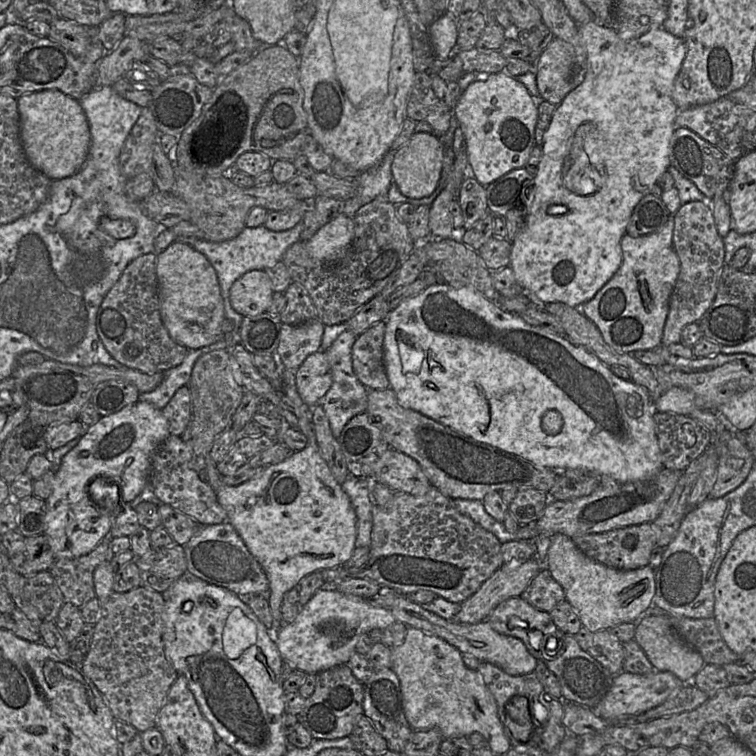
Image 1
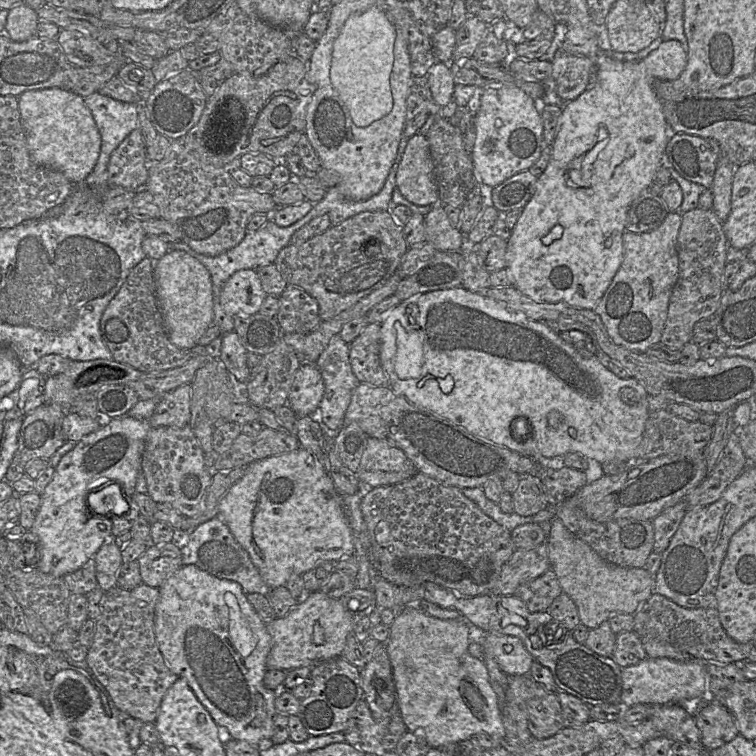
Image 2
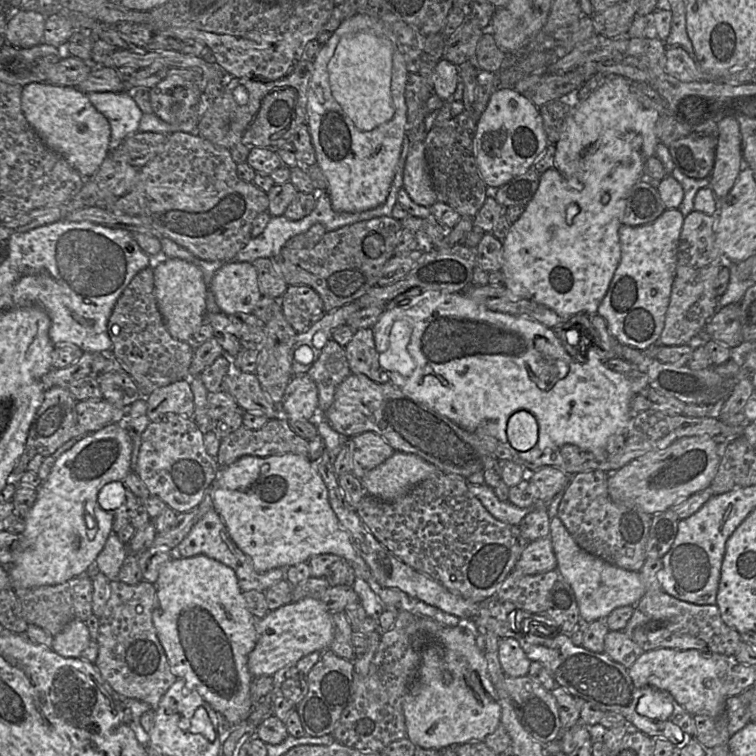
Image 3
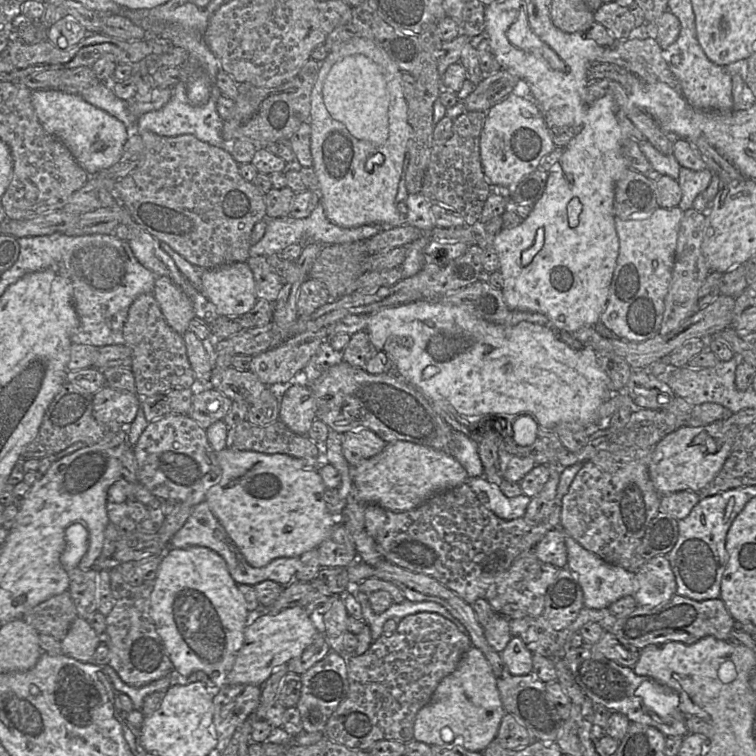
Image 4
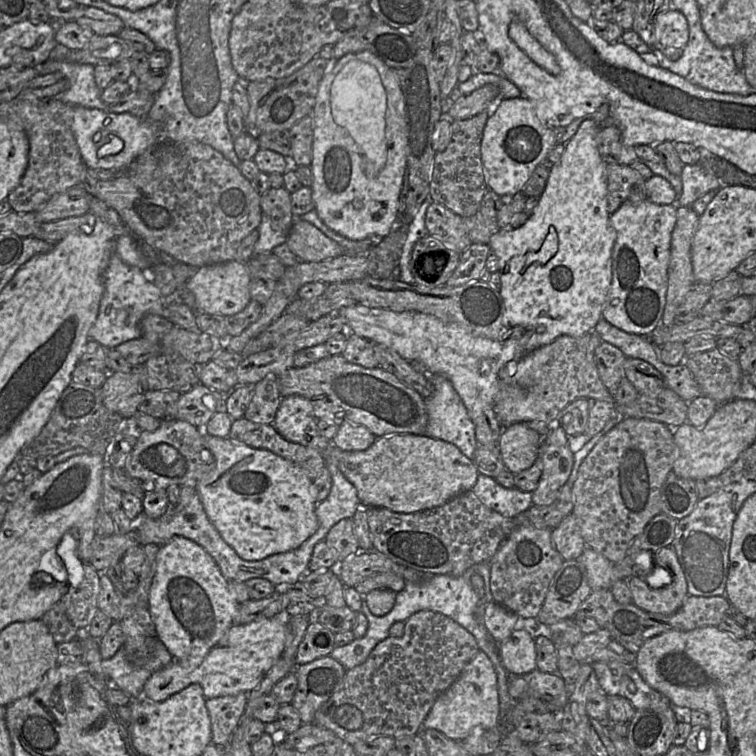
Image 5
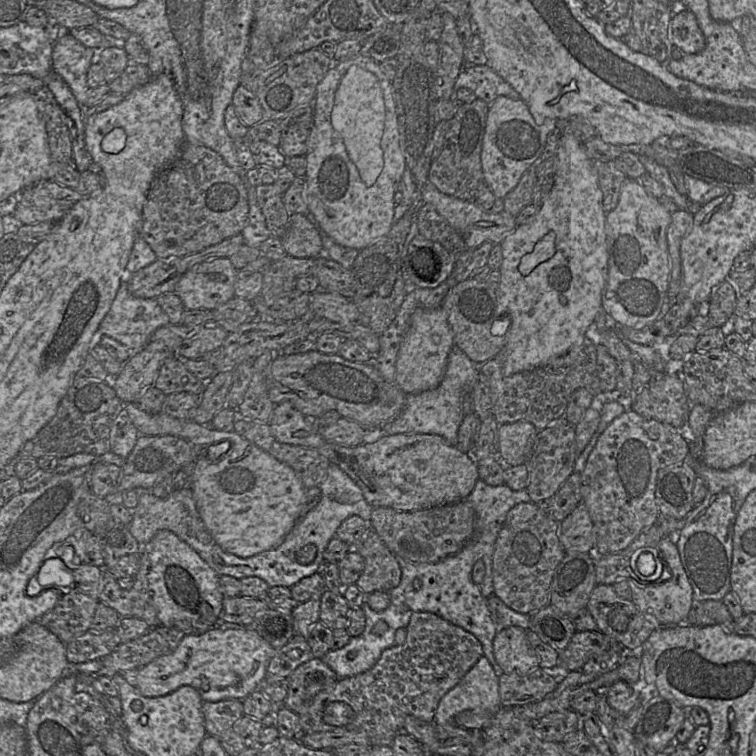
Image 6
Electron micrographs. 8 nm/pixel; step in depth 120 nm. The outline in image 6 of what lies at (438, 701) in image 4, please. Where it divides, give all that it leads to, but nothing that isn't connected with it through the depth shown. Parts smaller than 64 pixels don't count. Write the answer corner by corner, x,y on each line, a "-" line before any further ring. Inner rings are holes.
482,655
464,678
440,700
434,723
453,725
454,718
463,711
495,716
502,708
499,678
491,663

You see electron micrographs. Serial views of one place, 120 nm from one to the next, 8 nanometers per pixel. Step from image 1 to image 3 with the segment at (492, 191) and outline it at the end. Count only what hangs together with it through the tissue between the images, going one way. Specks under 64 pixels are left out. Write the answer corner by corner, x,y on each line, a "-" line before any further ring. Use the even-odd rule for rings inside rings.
532,167
499,187
495,199
503,207
525,206
535,195
539,182
540,174

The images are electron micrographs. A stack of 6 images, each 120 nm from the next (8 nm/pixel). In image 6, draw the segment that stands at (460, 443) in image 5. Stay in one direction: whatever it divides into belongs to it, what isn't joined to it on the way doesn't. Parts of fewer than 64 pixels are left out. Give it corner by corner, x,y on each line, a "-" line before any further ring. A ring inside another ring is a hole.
452,347
447,361
443,380
438,387
420,393
407,394
406,403
401,413
383,427
383,436
396,434
431,434
439,435
450,445
458,444
458,430
465,417
465,401
480,375
480,366
458,347

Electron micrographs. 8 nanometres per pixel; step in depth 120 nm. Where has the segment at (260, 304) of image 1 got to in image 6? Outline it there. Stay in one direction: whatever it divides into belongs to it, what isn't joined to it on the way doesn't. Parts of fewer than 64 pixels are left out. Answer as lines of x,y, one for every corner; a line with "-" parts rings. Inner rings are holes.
227,257
203,261
184,273
175,293
187,310
214,310
235,297
237,273

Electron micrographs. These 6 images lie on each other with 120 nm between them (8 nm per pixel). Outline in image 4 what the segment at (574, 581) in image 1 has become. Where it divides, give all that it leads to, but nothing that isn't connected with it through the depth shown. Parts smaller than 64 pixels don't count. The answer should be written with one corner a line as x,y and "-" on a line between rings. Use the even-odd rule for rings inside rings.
564,532
565,545
567,548
567,568
577,575
579,584
583,591
584,606
591,609
603,609
609,608
611,604
619,600
624,596
631,595
634,597
634,593
637,590
636,574
627,571
626,569
607,563
596,554
586,550
582,547
573,537

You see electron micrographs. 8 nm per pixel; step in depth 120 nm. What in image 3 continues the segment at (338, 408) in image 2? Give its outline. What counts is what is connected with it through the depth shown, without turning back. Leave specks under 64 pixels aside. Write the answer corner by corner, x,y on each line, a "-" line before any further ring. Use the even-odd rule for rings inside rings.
330,340
307,374
318,389
318,408
325,412
333,403
337,387
350,374
345,347

